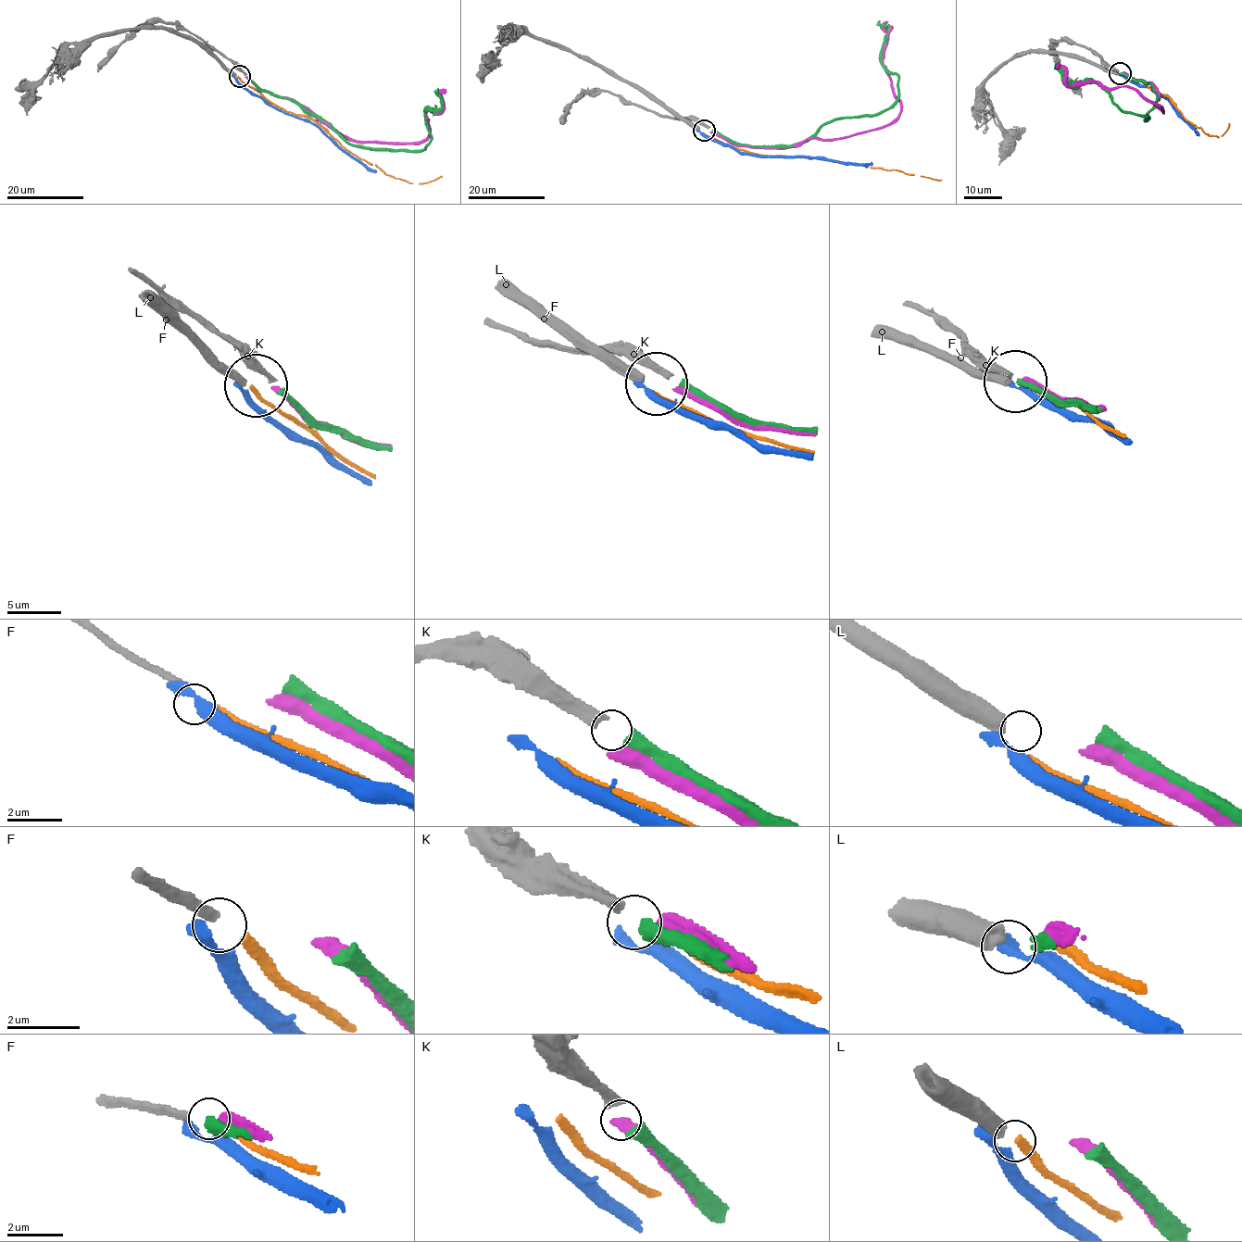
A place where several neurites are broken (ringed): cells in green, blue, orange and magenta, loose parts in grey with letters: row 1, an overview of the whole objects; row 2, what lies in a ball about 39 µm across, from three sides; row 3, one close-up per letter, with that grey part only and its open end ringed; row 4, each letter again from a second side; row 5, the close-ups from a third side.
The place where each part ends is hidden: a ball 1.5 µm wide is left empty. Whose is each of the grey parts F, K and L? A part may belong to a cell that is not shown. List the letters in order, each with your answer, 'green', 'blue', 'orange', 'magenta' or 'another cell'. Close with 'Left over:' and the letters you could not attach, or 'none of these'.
F: orange
K: green
L: another cell
Left over: L

